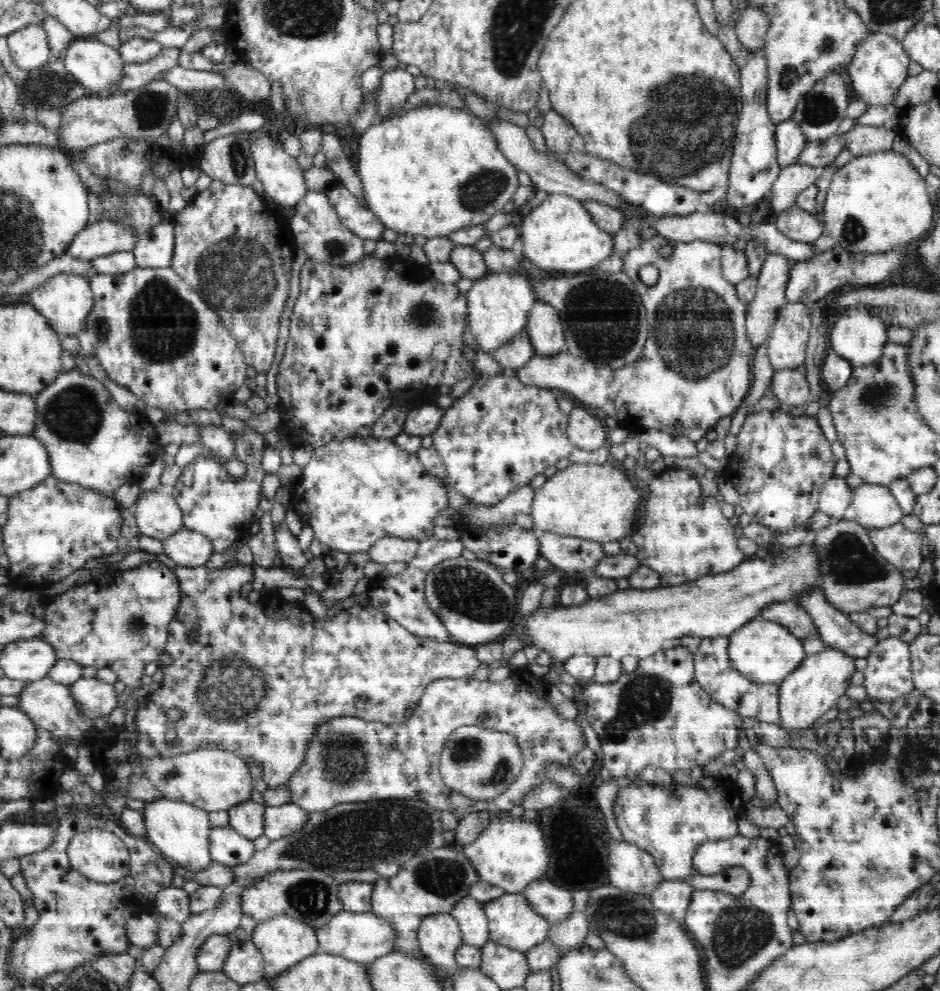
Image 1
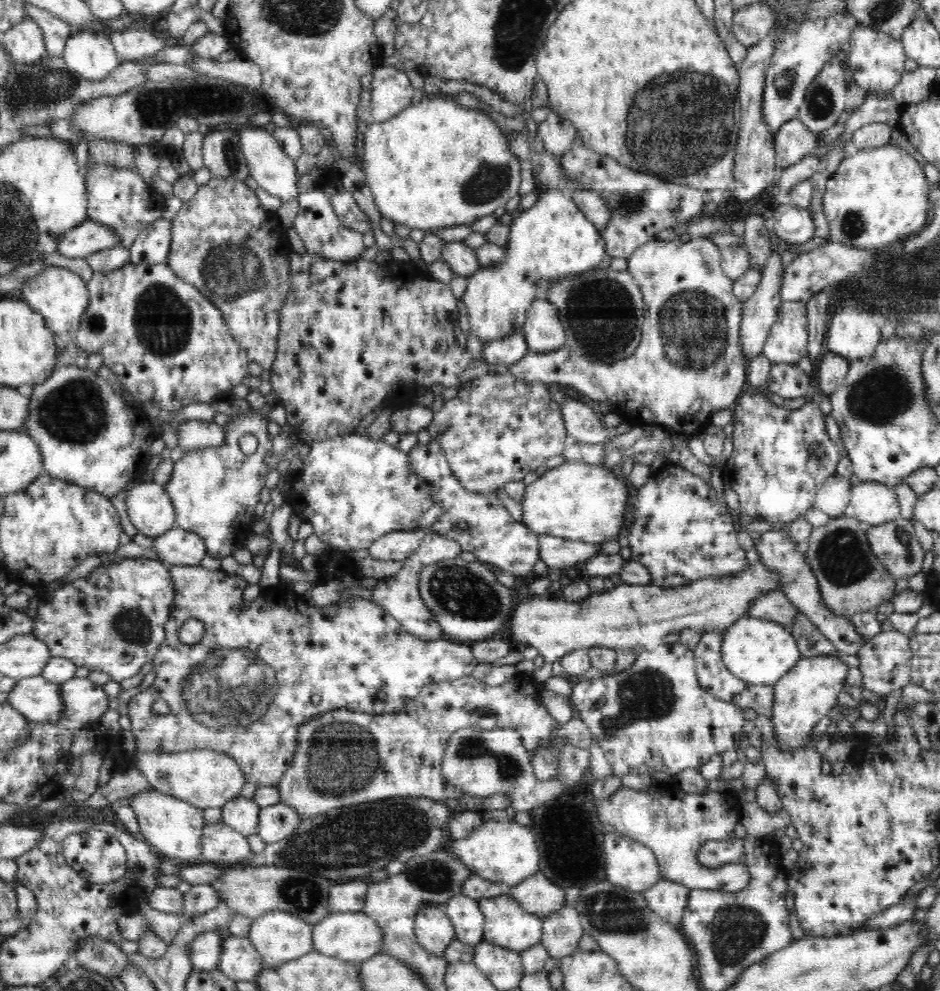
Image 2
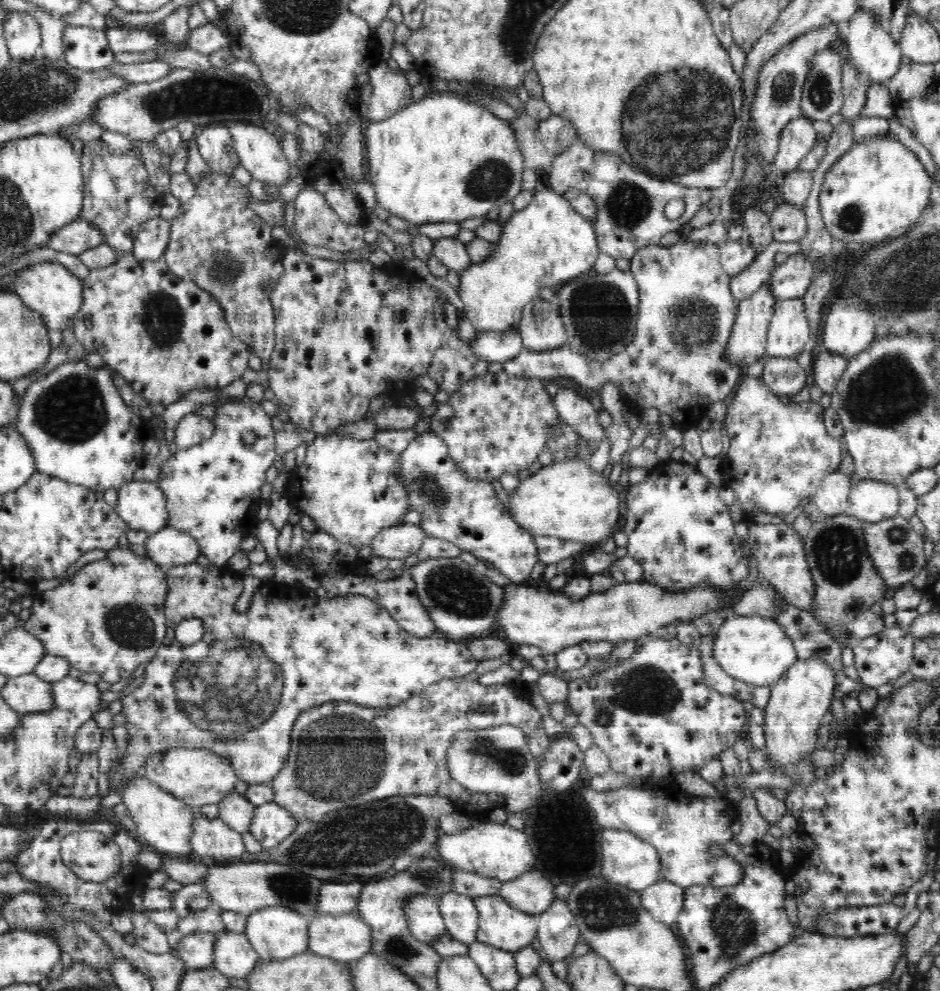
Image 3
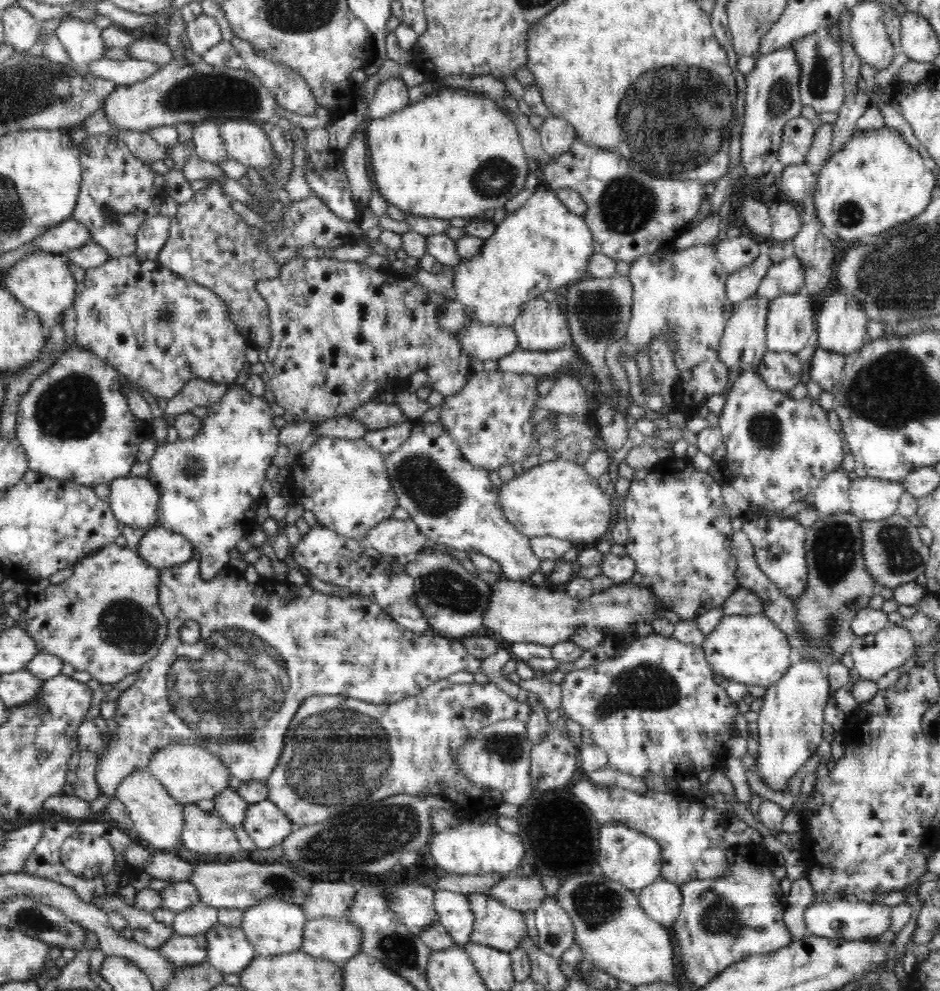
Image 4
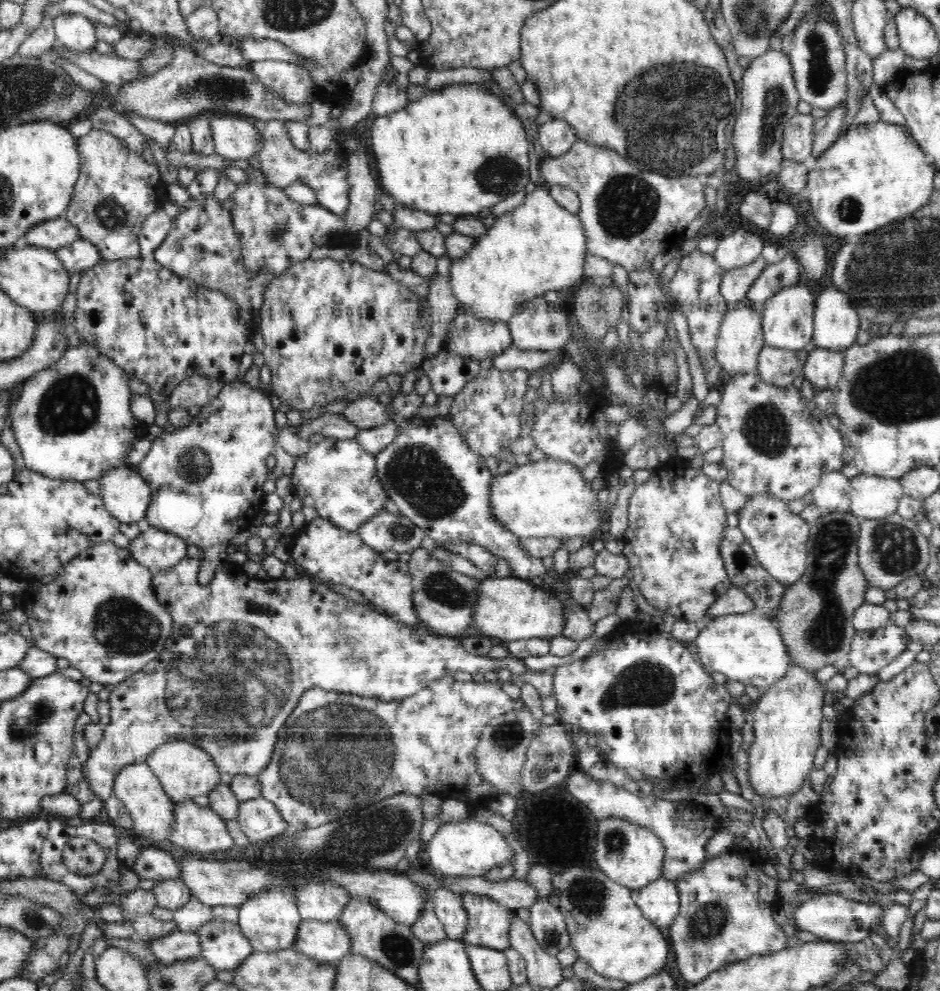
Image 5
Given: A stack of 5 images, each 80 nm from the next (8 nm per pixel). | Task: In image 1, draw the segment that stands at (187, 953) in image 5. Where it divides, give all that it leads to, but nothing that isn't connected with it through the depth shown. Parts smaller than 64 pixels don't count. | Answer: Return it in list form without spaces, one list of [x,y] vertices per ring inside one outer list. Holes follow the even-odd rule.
[[[213,934],[206,938],[203,945],[196,953],[198,971],[218,972],[221,971],[224,962],[228,958],[233,936],[225,934]]]

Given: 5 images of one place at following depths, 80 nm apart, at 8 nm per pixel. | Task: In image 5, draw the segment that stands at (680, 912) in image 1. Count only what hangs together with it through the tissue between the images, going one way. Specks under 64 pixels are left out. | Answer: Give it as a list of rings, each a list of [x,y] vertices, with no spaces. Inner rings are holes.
[[[662,876],[640,889],[633,889],[632,898],[644,916],[656,926],[668,926],[679,911],[679,892],[675,881]]]

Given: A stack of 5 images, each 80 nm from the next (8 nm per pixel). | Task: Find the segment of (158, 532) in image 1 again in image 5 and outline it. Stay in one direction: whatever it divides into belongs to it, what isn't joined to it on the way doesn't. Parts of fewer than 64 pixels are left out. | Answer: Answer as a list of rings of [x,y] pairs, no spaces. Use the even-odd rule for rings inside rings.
[[[114,467],[101,476],[99,496],[108,513],[127,524],[146,518],[148,506],[152,504],[152,488],[135,468]]]

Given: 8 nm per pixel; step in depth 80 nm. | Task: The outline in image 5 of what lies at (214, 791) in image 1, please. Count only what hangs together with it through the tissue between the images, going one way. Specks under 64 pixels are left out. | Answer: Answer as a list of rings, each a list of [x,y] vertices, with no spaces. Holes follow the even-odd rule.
[[[172,741],[152,751],[146,764],[159,778],[165,793],[174,801],[190,801],[195,796],[207,796],[220,784],[220,770],[205,750],[188,741]]]

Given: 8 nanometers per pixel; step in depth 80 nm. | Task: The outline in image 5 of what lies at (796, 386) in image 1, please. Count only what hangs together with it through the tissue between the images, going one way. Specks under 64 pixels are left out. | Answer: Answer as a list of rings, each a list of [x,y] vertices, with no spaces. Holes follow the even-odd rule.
[[[764,345],[757,360],[757,373],[764,382],[777,387],[787,387],[803,374],[803,365],[796,351]]]

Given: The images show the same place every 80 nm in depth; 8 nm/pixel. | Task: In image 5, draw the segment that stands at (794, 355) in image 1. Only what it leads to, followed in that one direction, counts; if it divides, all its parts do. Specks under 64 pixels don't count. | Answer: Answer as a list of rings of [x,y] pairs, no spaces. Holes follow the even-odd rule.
[[[804,284],[780,289],[765,302],[763,307],[762,330],[765,344],[779,349],[797,351],[808,346],[813,339],[813,312],[815,299],[812,290]]]

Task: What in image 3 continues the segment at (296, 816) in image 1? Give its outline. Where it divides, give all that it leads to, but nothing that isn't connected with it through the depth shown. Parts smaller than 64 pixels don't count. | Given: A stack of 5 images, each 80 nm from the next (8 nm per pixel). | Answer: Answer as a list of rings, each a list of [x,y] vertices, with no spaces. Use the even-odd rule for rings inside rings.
[[[274,801],[254,807],[249,832],[265,850],[278,846],[299,822],[284,806]]]

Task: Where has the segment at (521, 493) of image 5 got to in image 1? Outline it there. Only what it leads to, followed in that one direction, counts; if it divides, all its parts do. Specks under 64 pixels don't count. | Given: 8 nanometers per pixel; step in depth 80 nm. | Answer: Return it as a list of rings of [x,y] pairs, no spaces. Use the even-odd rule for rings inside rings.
[[[611,460],[604,464],[574,463],[558,469],[541,488],[535,489],[530,512],[534,530],[602,544],[618,541],[635,528],[640,498],[644,499],[636,485],[632,475]]]

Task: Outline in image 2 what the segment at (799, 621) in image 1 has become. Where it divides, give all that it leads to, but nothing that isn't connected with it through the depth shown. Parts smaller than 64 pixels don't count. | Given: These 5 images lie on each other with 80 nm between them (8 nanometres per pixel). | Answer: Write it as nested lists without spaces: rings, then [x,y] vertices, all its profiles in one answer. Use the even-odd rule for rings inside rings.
[[[768,591],[754,599],[747,608],[748,617],[773,621],[782,626],[792,626],[800,615],[782,591]]]

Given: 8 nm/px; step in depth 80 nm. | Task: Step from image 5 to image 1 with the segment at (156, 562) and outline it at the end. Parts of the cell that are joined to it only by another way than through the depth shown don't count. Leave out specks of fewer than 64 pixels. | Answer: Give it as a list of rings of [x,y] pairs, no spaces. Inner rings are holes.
[[[182,528],[162,541],[162,551],[180,567],[200,567],[214,554],[212,540],[204,534]]]

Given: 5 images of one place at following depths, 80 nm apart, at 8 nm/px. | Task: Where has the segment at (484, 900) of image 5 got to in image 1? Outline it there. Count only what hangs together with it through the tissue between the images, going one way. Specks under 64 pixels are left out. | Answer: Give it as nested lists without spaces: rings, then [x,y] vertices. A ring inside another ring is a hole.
[[[504,893],[494,900],[483,903],[483,909],[488,917],[489,940],[525,952],[547,939],[549,919],[534,911],[521,893]]]

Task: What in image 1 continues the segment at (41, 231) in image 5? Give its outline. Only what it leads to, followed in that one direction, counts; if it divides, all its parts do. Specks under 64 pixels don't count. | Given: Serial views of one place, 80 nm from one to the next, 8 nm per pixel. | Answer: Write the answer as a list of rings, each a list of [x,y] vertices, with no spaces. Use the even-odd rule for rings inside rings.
[[[101,219],[87,224],[80,234],[69,242],[66,253],[74,258],[91,261],[93,258],[118,251],[131,251],[138,234],[123,224]]]

